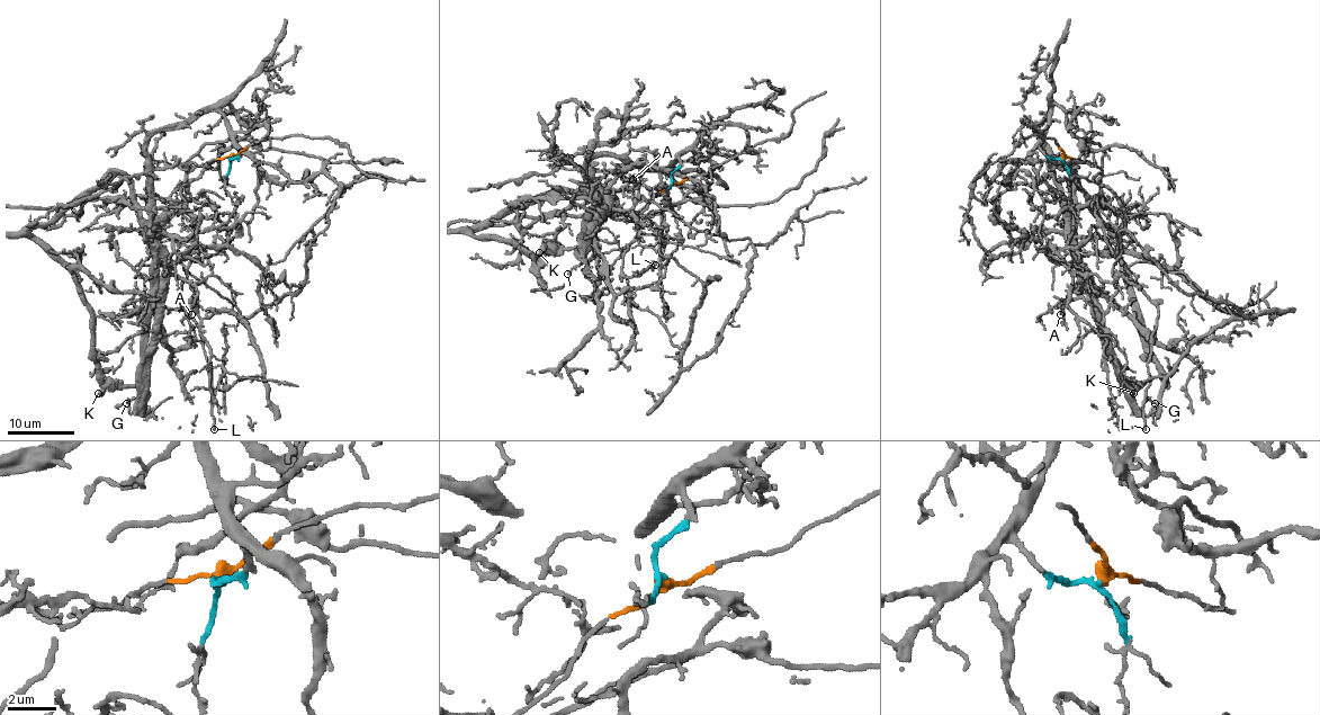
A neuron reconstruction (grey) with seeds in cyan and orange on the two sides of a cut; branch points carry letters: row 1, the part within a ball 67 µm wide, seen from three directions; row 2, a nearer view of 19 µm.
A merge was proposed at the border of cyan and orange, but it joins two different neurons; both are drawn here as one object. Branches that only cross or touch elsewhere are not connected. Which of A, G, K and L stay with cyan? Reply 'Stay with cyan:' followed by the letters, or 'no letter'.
Stay with cyan: A, G, K

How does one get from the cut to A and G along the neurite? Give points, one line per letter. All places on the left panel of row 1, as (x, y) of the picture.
A: (232, 159), (235, 139), (213, 110), (160, 128), (146, 145), (153, 246), (196, 291), (191, 314)
G: (232, 159), (235, 139), (213, 110), (160, 128), (146, 145), (153, 301), (144, 408), (126, 403)

